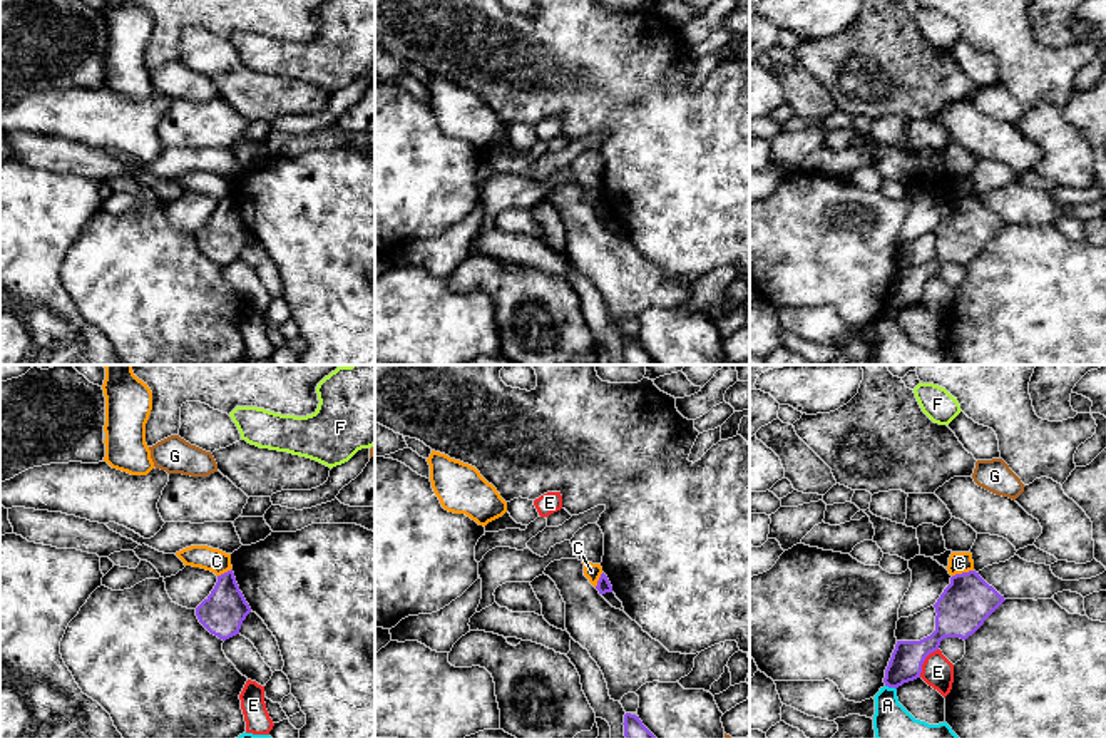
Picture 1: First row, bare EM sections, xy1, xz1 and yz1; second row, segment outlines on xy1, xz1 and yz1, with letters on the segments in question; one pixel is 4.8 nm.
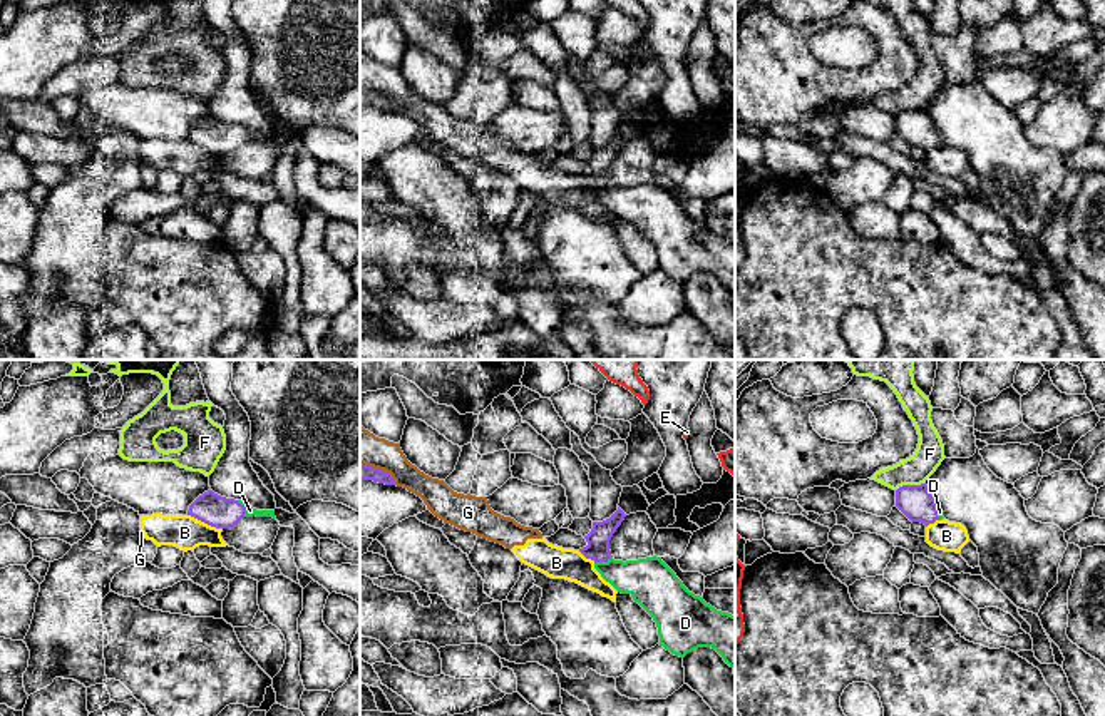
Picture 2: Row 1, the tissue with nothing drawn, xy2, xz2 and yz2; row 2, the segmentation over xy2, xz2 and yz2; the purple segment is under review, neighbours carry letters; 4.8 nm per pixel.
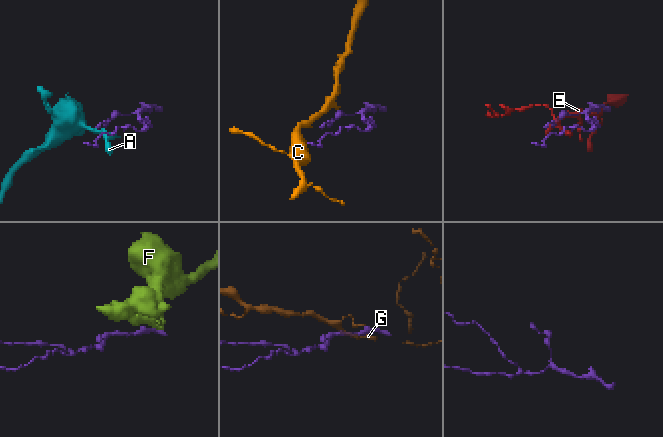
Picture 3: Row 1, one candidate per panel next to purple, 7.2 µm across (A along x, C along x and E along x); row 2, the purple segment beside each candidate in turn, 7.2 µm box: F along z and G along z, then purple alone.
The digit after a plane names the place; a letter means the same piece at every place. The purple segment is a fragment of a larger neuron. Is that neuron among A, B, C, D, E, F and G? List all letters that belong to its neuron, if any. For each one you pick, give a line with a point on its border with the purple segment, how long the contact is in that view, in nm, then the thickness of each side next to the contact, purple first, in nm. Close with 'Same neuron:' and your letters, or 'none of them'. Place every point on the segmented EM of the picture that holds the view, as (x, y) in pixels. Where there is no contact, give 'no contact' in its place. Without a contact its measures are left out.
D: contact xy2 (245, 507); length 90 nm; calibres 150 and 50 nm
Same neuron: D

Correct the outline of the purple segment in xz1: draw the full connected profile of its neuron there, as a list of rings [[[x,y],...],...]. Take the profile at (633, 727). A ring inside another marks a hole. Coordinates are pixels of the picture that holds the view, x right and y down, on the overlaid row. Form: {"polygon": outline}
{"polygon": [[[626,713],[622,725],[626,738],[656,738],[636,715]]]}

